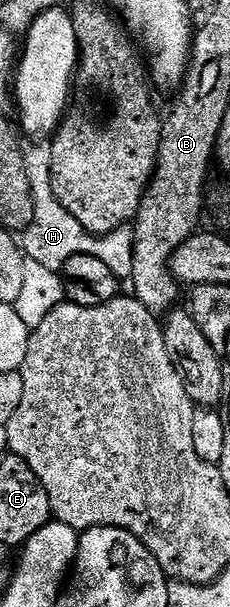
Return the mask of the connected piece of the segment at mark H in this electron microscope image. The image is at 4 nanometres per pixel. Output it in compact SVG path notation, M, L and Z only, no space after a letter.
M44 143L38 147L29 146L25 150L27 177L30 178L31 192L34 194L34 220L21 234L20 244L25 256L54 272L64 268L64 262L76 255L98 257L105 262L114 275L124 281L133 273L133 233L132 227L125 225L108 235L92 235L70 213L63 209L54 197L53 182L50 181L50 157L52 149Z

